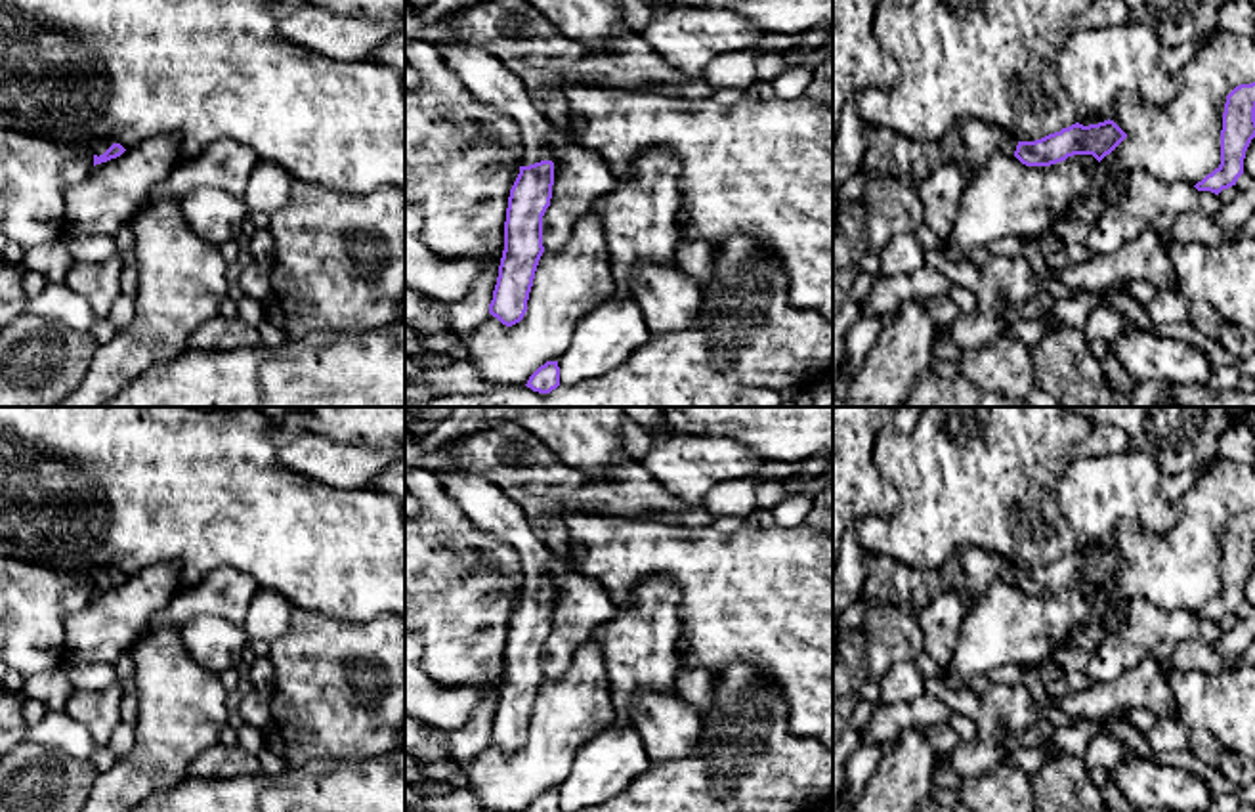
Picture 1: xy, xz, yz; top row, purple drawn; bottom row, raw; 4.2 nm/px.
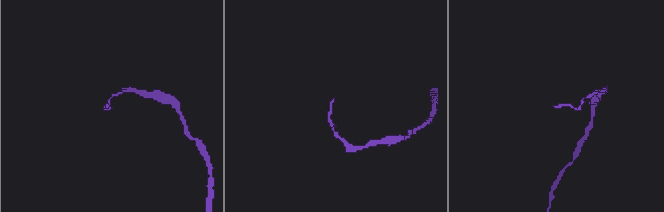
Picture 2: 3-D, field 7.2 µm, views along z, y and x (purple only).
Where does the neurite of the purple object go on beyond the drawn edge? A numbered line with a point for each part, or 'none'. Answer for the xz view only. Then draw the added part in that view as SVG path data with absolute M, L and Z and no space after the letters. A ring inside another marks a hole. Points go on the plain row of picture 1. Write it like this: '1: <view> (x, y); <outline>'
1: xz (488, 507); M457 470L437 476L441 487L476 527L493 533L518 554L523 577L520 594L548 588L544 569L554 556L535 535L521 506L479 474Z

